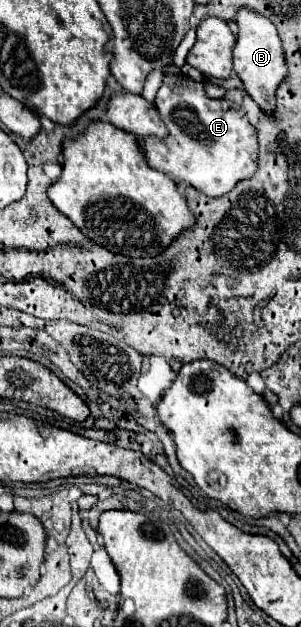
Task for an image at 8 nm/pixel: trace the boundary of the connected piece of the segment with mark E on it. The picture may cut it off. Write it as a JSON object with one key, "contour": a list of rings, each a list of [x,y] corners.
{"contour":[[[166,76],[156,96],[156,108],[168,128],[166,138],[146,138],[146,160],[154,170],[194,186],[206,196],[224,196],[236,182],[258,170],[258,136],[246,110],[228,100],[208,98],[204,84],[186,76]]]}

